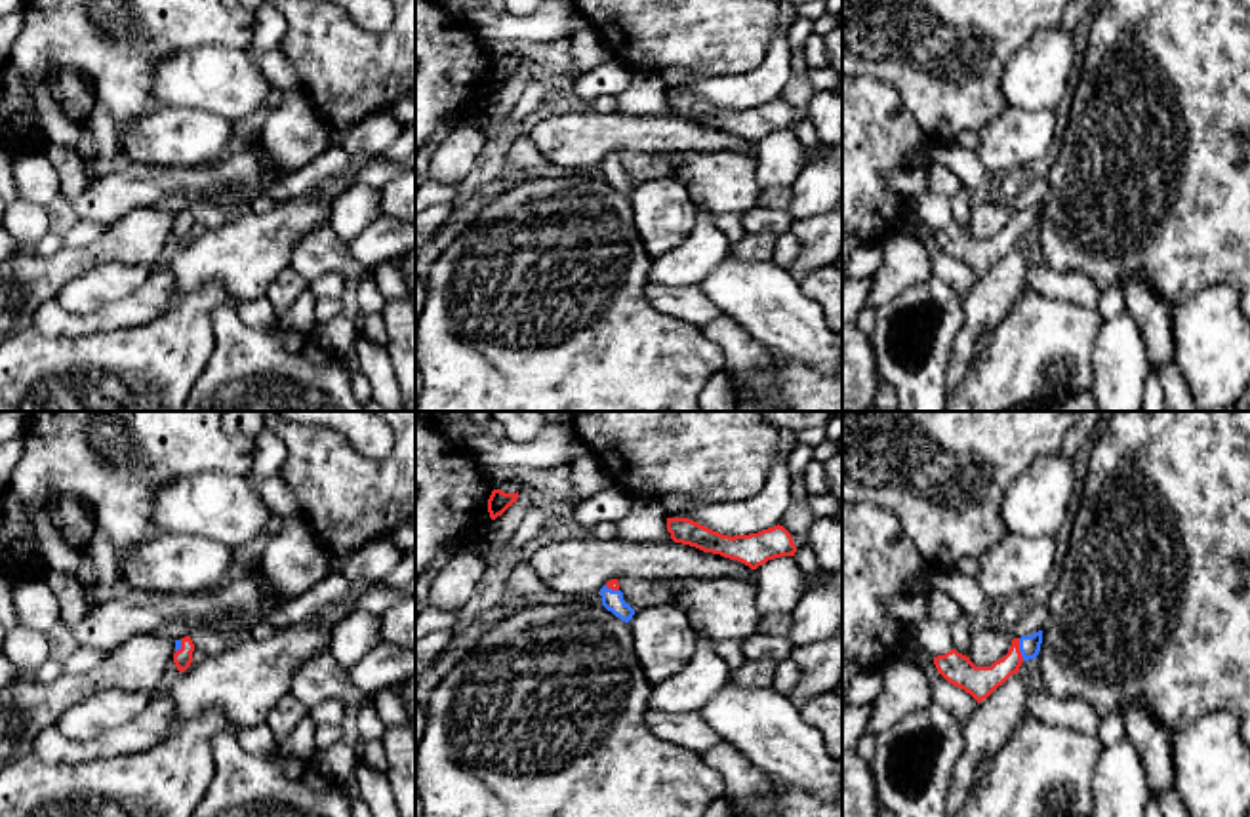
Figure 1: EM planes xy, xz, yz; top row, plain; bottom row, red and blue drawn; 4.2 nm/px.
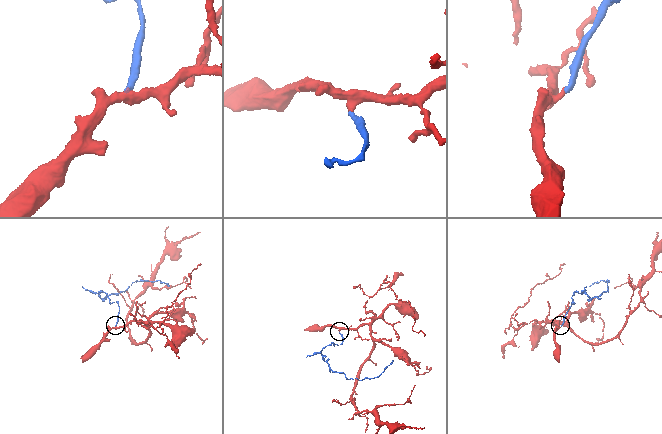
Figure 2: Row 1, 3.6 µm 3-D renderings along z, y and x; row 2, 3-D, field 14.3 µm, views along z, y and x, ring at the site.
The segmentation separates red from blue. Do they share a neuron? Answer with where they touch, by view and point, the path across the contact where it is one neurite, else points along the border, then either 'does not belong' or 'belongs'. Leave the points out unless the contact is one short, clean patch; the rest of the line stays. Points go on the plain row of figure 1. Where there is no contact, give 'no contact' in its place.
contact yz (1018, 223); way yz (980, 256), (993, 250), (1018, 223), (1029, 219); belongs

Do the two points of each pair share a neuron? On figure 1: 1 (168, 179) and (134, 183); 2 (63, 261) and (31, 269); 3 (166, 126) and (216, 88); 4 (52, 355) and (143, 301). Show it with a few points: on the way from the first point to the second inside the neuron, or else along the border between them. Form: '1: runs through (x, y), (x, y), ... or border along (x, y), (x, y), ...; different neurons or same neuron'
1: runs through (161, 181), (141, 183); same neuron
2: runs through (56, 269), (39, 269); same neuron
3: border along (159, 103), (204, 109), (229, 120); different neurons
4: border along (130, 326), (77, 336), (40, 336); different neurons

